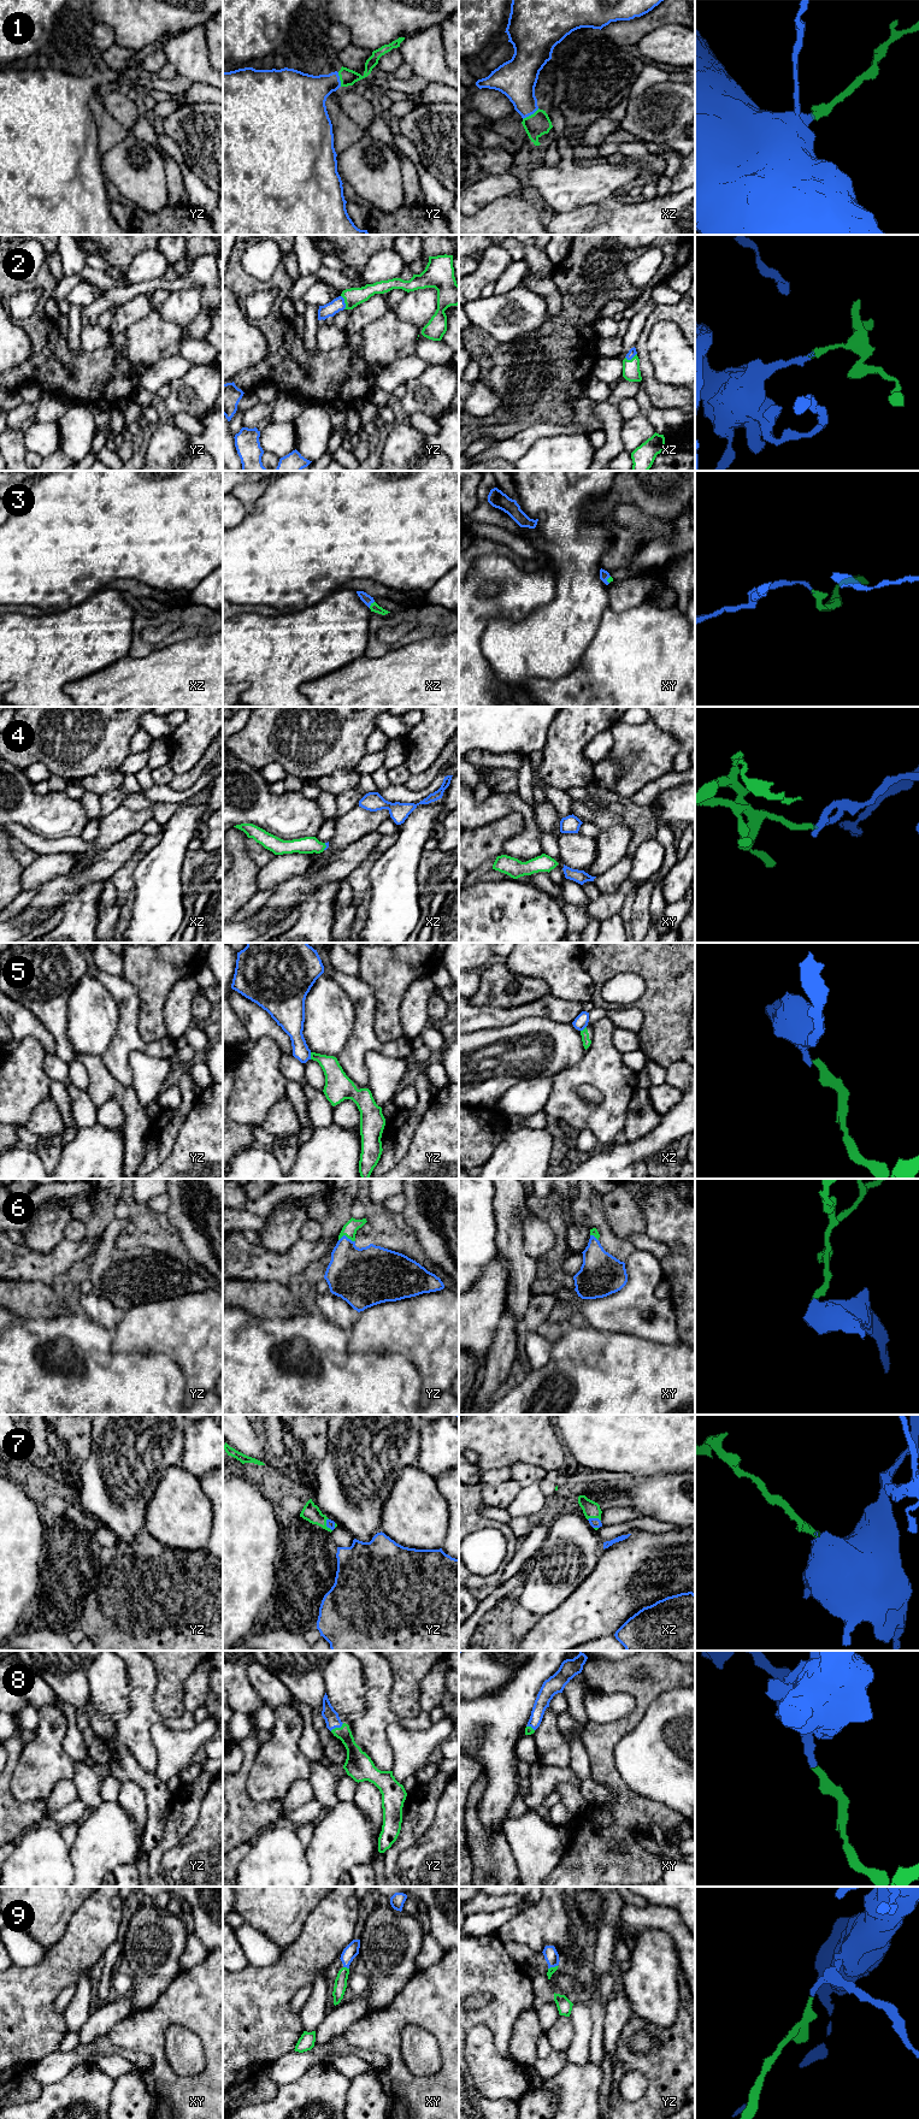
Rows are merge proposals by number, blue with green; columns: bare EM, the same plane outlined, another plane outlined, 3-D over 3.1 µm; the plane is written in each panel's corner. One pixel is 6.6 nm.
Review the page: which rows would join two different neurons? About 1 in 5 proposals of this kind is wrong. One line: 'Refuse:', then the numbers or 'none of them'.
Refuse: 5

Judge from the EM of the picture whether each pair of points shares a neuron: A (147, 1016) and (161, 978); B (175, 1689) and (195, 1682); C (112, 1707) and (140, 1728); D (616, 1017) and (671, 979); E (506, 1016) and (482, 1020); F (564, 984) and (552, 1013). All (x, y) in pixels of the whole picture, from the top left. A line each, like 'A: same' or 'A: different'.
A: same
B: different
C: different
D: different
E: same
F: different

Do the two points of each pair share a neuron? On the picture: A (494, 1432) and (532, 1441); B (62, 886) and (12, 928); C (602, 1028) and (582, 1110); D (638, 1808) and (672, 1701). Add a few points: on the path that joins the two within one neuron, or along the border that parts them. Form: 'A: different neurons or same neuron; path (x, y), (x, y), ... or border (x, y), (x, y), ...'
A: same neuron; path (504, 1432), (523, 1432)
B: different neurons; border (19, 912), (21, 922), (34, 920), (41, 922)
C: same neuron; path (602, 1049), (602, 1054), (571, 1085), (571, 1090)
D: different neurons; border (620, 1777), (635, 1792), (669, 1806)

